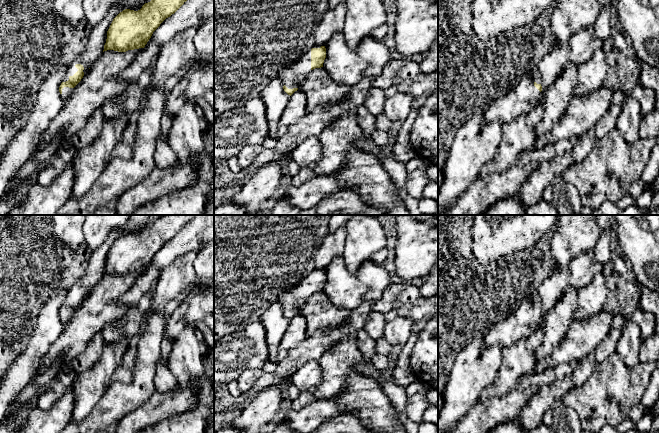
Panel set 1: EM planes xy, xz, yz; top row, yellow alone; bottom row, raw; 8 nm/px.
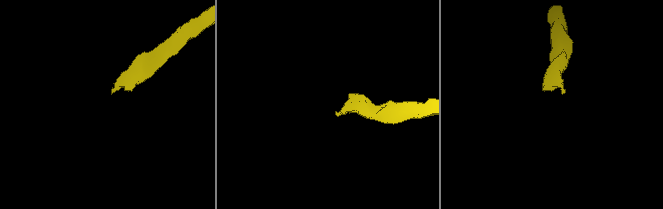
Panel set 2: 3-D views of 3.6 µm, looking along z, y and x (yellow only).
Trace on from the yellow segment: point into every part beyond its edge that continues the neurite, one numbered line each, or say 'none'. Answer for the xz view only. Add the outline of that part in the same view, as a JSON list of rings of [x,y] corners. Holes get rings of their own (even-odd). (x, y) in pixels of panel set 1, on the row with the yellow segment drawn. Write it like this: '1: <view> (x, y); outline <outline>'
1: xz (292, 76); outline [[[314,44],[299,60],[279,73],[278,78],[282,80],[283,85],[288,89],[299,87],[311,72],[311,49],[320,47]]]

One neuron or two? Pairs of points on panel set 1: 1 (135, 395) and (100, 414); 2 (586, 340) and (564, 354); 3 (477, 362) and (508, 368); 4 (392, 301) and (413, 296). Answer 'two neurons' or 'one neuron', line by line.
1: one neuron
2: one neuron
3: two neurons
4: one neuron

